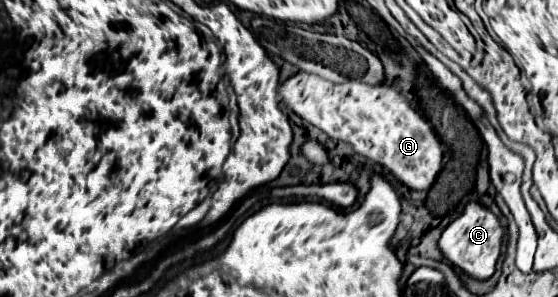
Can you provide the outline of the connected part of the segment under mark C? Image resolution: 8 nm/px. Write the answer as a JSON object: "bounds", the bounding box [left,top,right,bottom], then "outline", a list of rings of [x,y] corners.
{"bounds":[439,202,503,280],"outline":[[[469,202],[463,214],[443,230],[439,238],[439,248],[451,264],[459,266],[477,280],[487,280],[489,276],[493,276],[495,264],[501,256],[501,240],[503,240],[503,228],[497,216],[491,210],[483,208],[481,204]]]}

